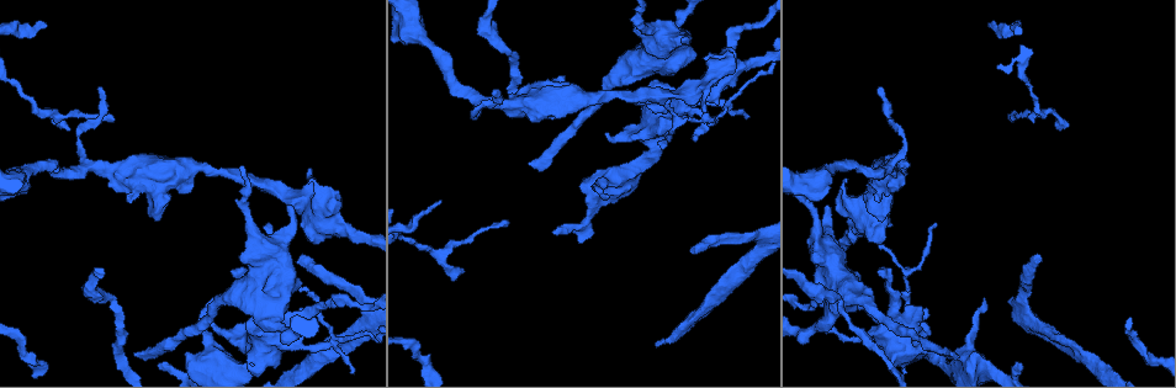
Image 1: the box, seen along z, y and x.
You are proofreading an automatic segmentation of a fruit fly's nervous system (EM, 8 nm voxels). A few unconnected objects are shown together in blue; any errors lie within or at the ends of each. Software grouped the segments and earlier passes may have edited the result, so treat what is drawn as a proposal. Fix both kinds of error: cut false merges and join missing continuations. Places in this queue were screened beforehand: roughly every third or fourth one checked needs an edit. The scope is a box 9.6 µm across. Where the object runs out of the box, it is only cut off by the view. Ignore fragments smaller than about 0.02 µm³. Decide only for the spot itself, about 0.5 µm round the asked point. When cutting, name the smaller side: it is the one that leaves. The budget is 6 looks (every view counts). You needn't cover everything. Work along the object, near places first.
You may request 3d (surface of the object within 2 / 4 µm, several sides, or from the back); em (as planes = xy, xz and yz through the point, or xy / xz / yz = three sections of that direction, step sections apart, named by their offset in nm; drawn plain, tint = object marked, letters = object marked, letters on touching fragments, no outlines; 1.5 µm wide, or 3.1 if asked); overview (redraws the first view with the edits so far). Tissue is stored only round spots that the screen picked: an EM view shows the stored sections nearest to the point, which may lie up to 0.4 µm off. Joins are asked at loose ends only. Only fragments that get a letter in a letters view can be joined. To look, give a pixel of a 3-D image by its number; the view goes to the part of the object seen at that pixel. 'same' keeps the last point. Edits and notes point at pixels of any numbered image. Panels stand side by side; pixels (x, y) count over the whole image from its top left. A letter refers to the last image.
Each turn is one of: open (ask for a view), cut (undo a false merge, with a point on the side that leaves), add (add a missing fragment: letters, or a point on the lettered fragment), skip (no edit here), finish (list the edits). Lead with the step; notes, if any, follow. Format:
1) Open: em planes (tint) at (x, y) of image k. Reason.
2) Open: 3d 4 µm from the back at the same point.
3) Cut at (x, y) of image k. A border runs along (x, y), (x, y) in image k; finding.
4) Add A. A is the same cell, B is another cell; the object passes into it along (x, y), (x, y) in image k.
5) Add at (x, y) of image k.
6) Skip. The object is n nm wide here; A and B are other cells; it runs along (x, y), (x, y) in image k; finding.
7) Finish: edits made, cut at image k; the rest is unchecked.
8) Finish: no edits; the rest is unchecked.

Open: 3d 4 µm at (665, 148) of image 1. Free end.

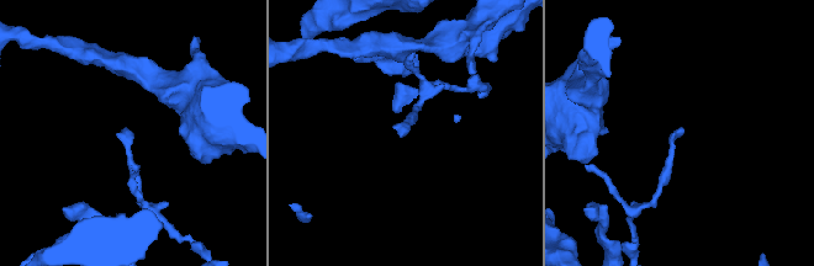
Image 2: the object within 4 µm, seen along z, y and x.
Open: em yz step 8 (tint) at (401, 137) of image 2. Need the tissue.

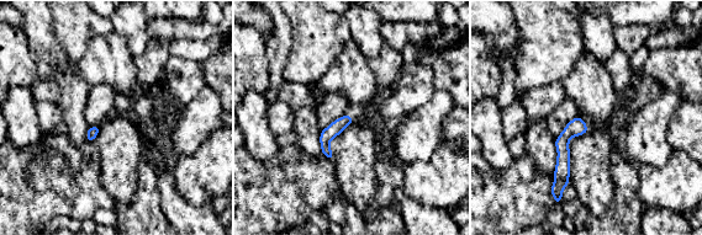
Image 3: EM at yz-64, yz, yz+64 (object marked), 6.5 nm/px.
Open: em planes (letters) at the same point. Another direction.

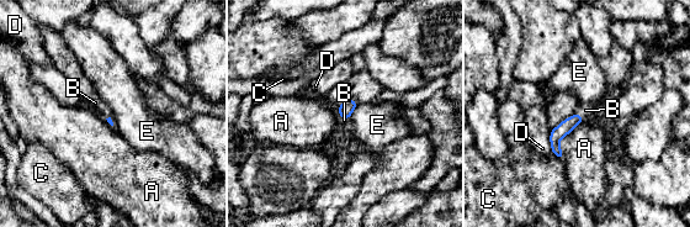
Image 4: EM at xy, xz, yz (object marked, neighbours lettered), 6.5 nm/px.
Add B. B is the same cell, A, C, D and E are other cells; the object passes into it along (568, 125), (580, 116), (585, 110) in image 4; it goes on there.

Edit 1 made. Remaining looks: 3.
Open: overview. See it whole again.

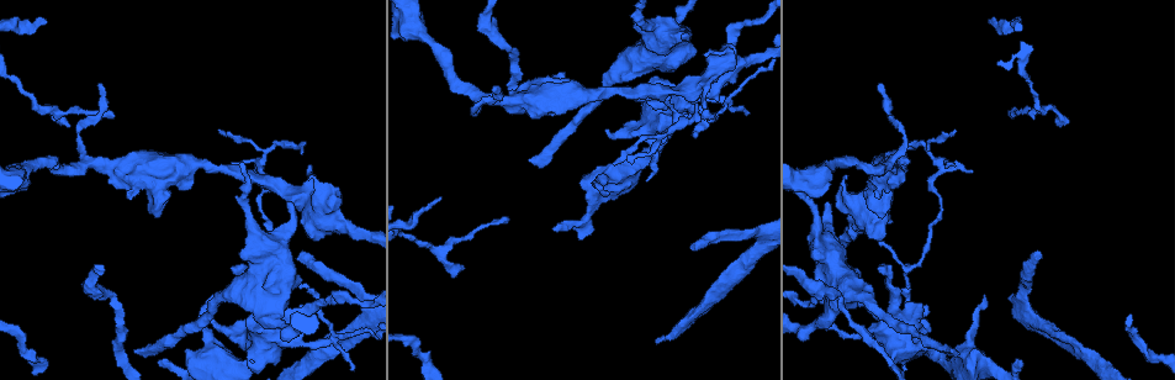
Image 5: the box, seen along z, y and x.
Open: em planes (letters) at (952, 353) of image 5. An open end.

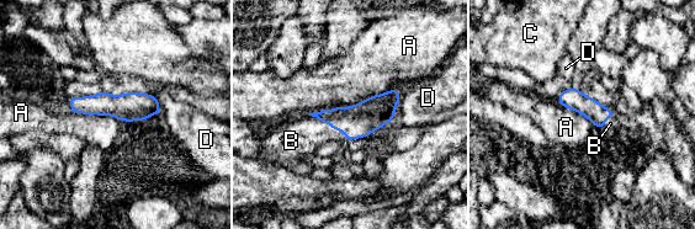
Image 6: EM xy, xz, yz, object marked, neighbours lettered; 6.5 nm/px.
Add B. The object is 140 nm wide here; B is the same cell, A, C and D are other cells; the object passes into it along (357, 121), (329, 124), (295, 138) in image 6; it goes on there.

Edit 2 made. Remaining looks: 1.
Finish: edits made, add at image 4, add at image 6; the rest is unchecked.

